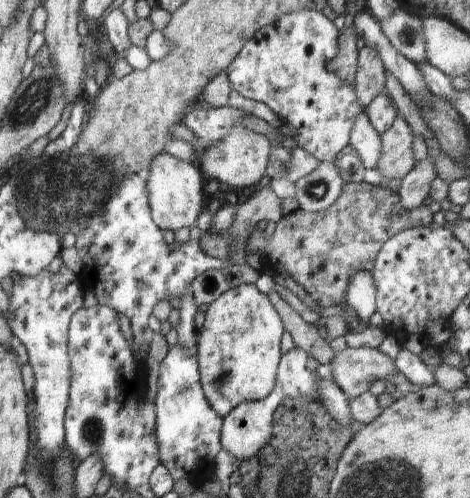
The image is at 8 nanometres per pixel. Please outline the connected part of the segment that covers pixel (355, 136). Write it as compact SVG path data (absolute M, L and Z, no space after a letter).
M364 110L354 119L349 138L349 146L359 154L363 170L375 168L376 162L378 162L379 156L381 155L381 135L372 126L371 120Z

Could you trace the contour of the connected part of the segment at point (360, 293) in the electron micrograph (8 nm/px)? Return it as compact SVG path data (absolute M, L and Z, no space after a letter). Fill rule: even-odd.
M356 271L349 280L344 302L360 320L369 323L375 309L376 285L371 271Z

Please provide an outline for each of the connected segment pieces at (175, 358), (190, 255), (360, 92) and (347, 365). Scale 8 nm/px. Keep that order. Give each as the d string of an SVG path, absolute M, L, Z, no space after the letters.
M197 345L170 346L167 356L160 362L159 381L155 398L155 437L162 463L174 482L188 479L197 482L210 462L220 452L221 417L207 401L197 361Z
M137 173L121 178L100 214L102 216L92 217L89 225L76 237L75 247L84 264L84 272L92 276L91 286L98 302L126 316L134 342L147 349L154 333L148 327L148 317L158 300L180 297L199 274L208 269L220 270L230 262L209 257L195 239L180 244L166 243L163 230L151 217L147 180Z
M363 47L357 56L357 69L353 88L357 101L366 108L374 98L385 93L387 72L375 48Z
M369 346L346 347L331 360L333 381L352 400L376 381L390 381L397 374L393 359Z

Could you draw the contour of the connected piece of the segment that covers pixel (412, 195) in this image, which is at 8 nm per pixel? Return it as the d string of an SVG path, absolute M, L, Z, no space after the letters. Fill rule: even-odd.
M429 157L416 163L410 172L401 178L399 189L400 204L407 210L422 206L428 197L430 183L436 178L437 172Z

